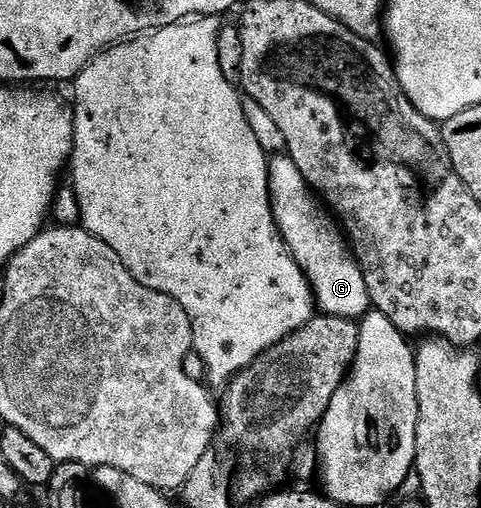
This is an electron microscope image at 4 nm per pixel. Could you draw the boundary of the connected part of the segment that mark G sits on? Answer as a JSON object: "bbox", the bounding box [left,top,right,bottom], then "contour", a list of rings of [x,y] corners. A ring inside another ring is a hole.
{"bbox":[269,154,372,320],"contour":[[[275,154],[269,164],[272,213],[296,265],[300,265],[306,280],[310,282],[317,310],[323,315],[361,320],[372,307],[368,285],[364,285],[364,273],[337,218],[314,194],[308,181],[304,181],[304,173],[300,173],[296,161],[292,161],[290,155]]]}

